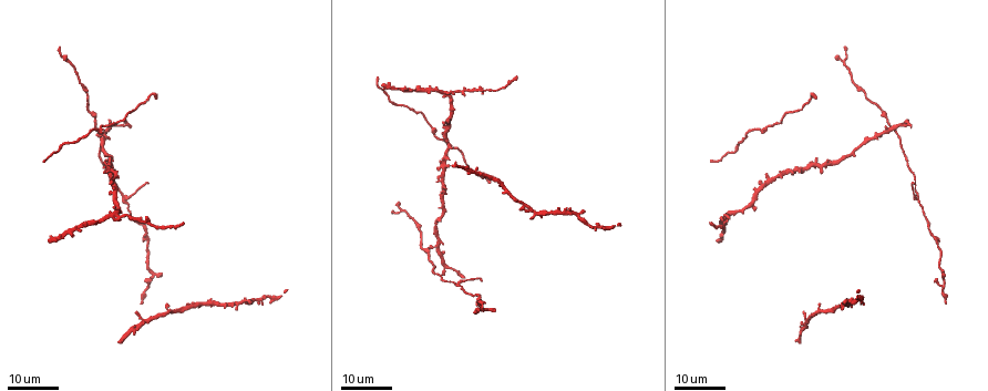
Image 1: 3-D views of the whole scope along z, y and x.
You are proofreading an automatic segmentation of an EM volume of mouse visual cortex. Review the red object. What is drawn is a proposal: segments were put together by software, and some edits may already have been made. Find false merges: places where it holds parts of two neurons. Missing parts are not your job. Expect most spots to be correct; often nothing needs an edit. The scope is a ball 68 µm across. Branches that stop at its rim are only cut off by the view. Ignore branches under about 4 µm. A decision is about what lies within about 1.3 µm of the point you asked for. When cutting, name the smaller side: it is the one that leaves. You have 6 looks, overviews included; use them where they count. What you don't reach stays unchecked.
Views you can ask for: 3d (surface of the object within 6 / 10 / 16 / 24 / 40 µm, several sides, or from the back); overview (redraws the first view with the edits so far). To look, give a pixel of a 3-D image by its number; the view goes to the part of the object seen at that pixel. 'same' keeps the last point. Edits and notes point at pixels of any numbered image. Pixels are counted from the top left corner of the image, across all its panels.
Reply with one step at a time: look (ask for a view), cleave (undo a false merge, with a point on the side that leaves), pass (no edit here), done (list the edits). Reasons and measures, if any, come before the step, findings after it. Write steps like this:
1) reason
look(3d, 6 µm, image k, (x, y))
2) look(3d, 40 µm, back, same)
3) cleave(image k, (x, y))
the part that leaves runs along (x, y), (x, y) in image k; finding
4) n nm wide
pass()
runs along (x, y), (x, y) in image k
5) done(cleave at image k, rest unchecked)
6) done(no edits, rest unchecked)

look(3d, 16 µm, image 1, (762, 128))

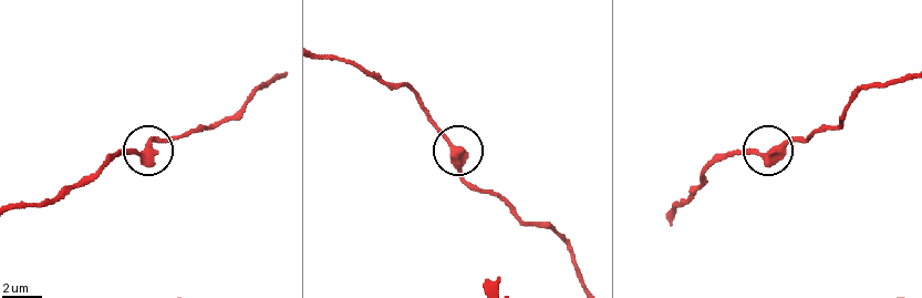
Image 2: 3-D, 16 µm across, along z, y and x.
look(3d, 10 µm, image 2, (766, 152))

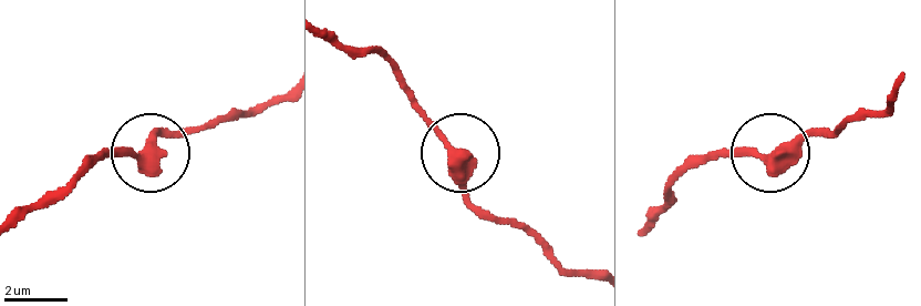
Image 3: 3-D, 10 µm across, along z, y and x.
pass()
all the same neuron

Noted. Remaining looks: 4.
three-way junction
look(3d, 24 µm, image 1, (440, 258))

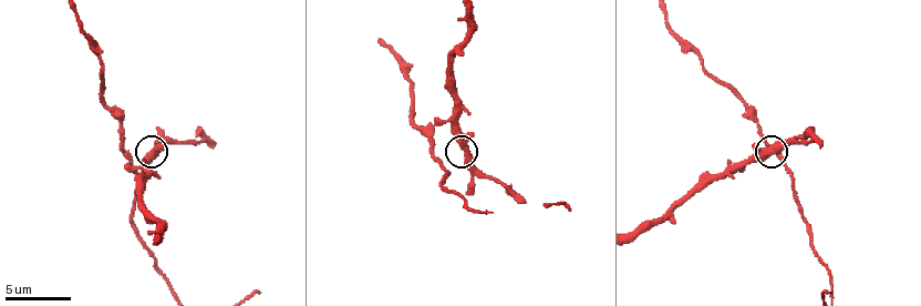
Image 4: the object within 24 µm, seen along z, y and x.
closer look
look(3d, 10 µm, image 4, (466, 146))

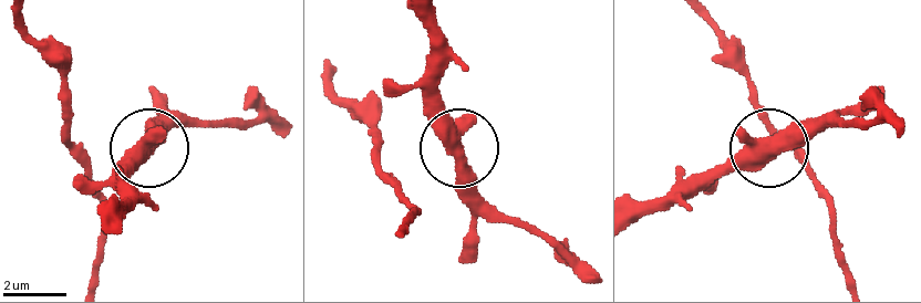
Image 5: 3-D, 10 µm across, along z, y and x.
400 nm wide
pass()
all the same neuron

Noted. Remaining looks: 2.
four or more arms meet
look(3d, 24 µm, image 1, (766, 181))

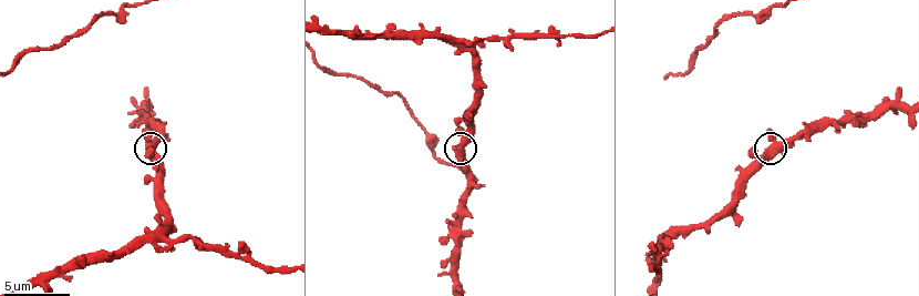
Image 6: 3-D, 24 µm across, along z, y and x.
look(3d, 10 µm, image 6, (771, 145))

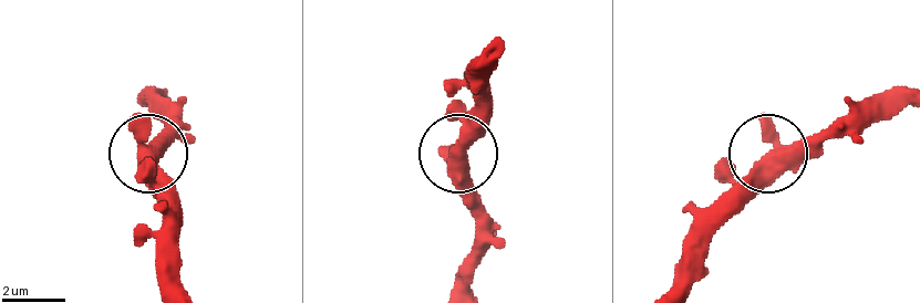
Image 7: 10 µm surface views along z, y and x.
4 arms
pass()
one neuron here

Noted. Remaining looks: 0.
done(no edits, rest unchecked)

